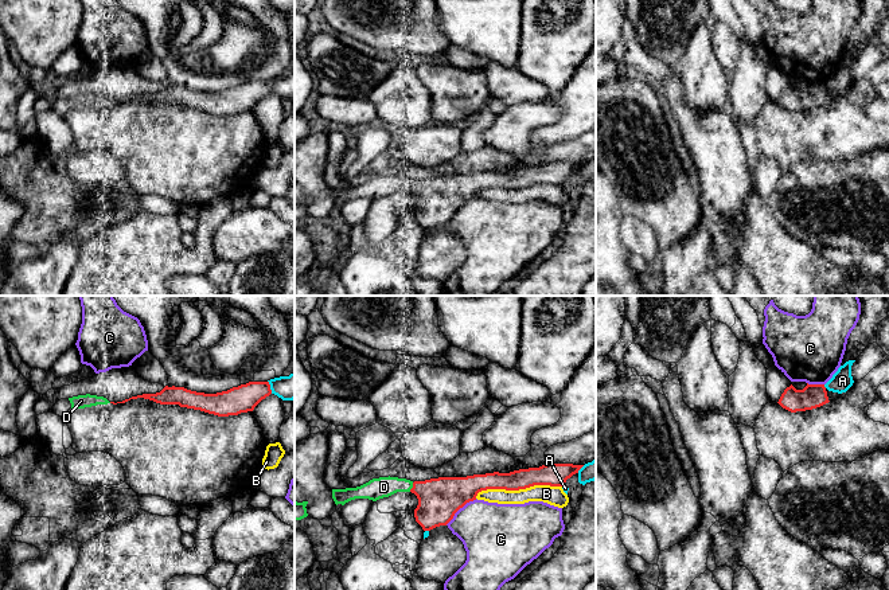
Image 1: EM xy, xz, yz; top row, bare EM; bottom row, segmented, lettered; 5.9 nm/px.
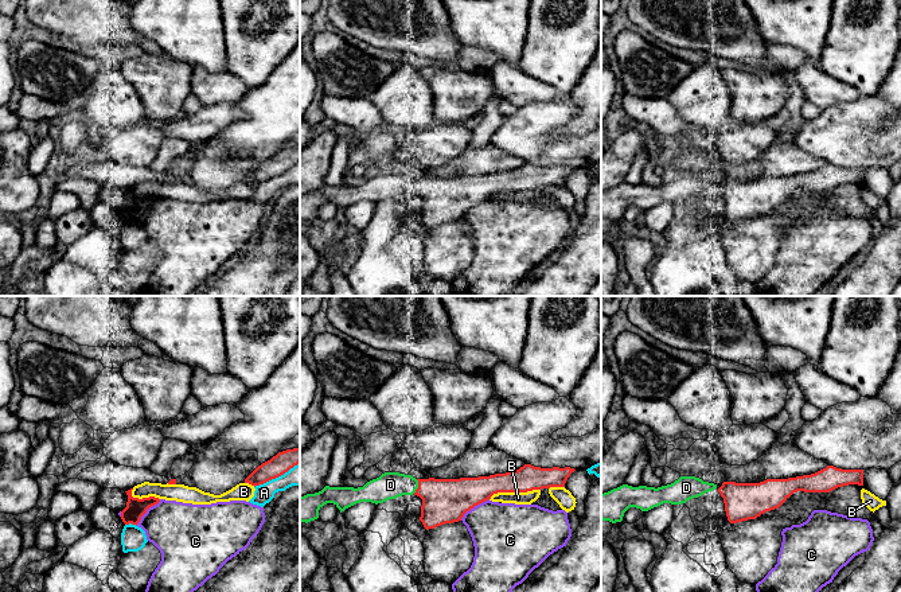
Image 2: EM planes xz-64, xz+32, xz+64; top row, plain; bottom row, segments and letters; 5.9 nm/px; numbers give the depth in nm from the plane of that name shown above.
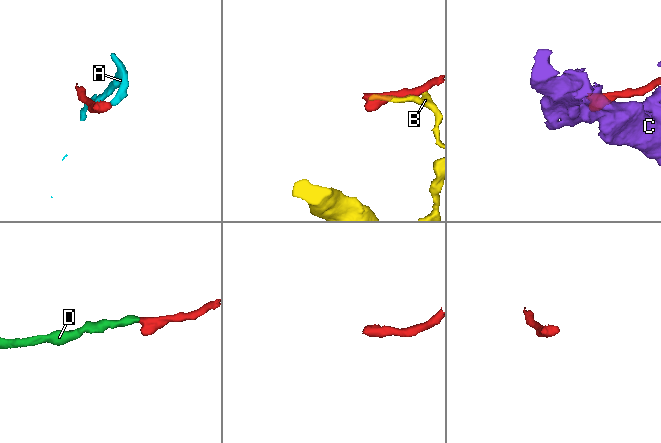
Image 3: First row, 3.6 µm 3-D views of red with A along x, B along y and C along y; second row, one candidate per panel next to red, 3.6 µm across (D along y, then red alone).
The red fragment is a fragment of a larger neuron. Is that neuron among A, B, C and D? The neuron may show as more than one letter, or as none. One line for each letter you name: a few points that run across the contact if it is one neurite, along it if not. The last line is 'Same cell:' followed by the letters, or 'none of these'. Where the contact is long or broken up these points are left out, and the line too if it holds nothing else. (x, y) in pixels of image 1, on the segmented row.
Same cell: D

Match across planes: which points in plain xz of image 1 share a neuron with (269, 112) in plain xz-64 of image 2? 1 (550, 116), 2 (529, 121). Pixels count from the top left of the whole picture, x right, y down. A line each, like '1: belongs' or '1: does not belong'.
1: does not belong
2: does not belong

